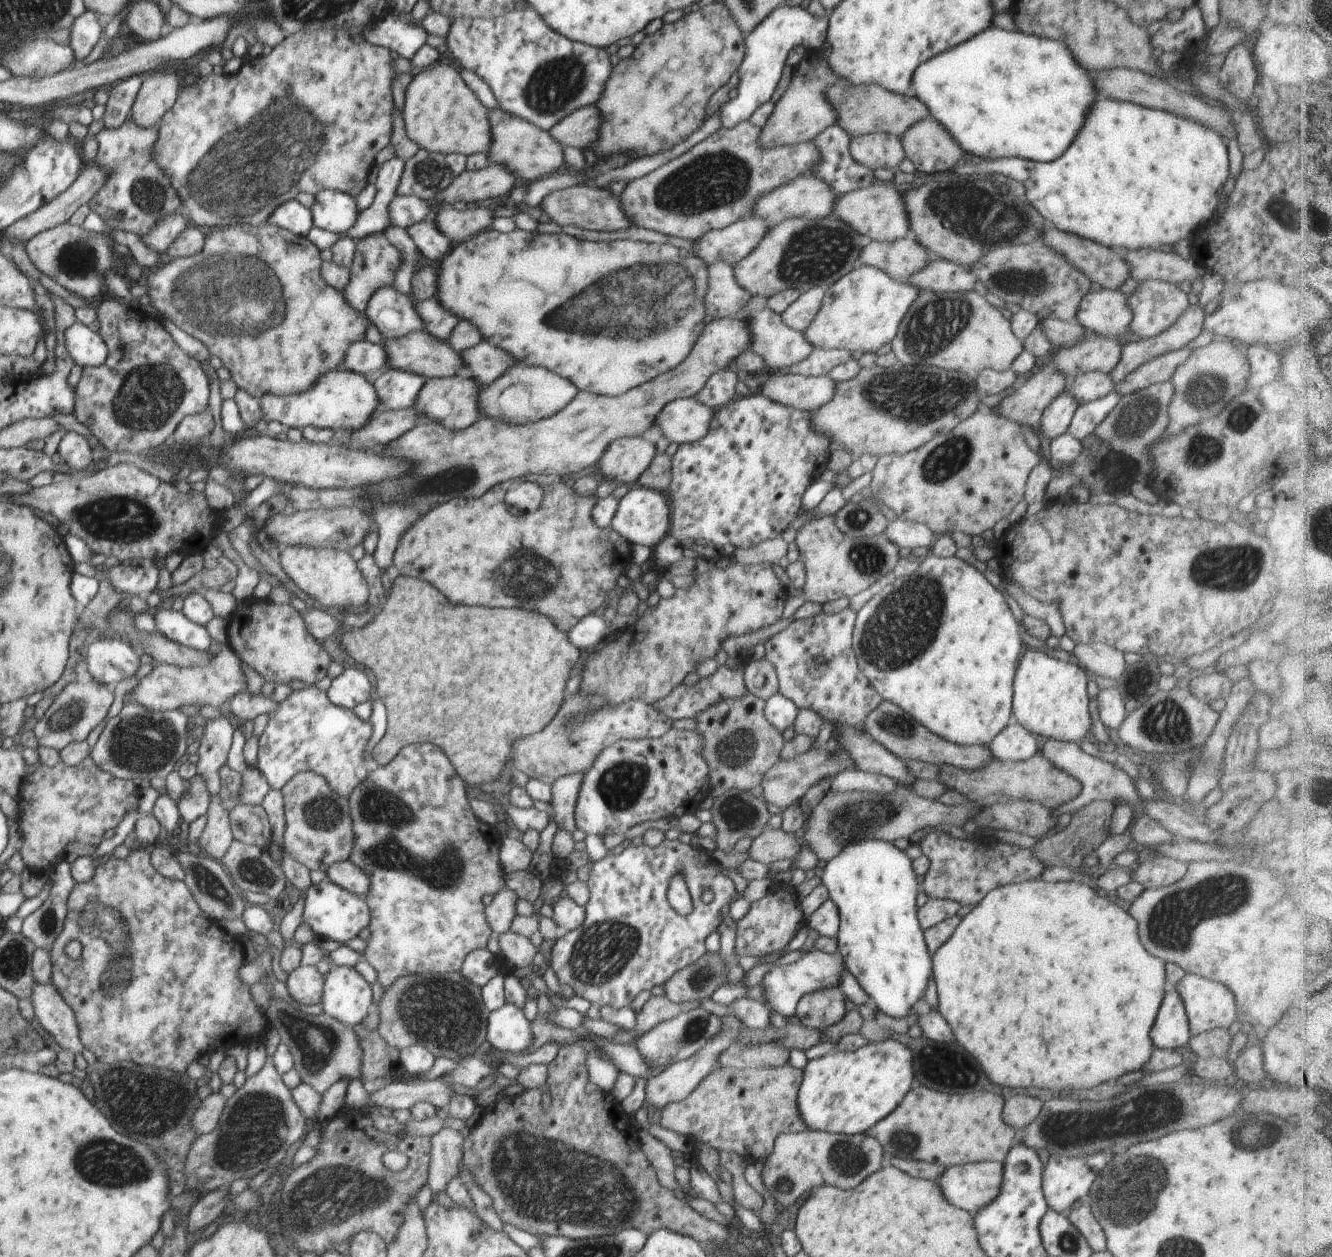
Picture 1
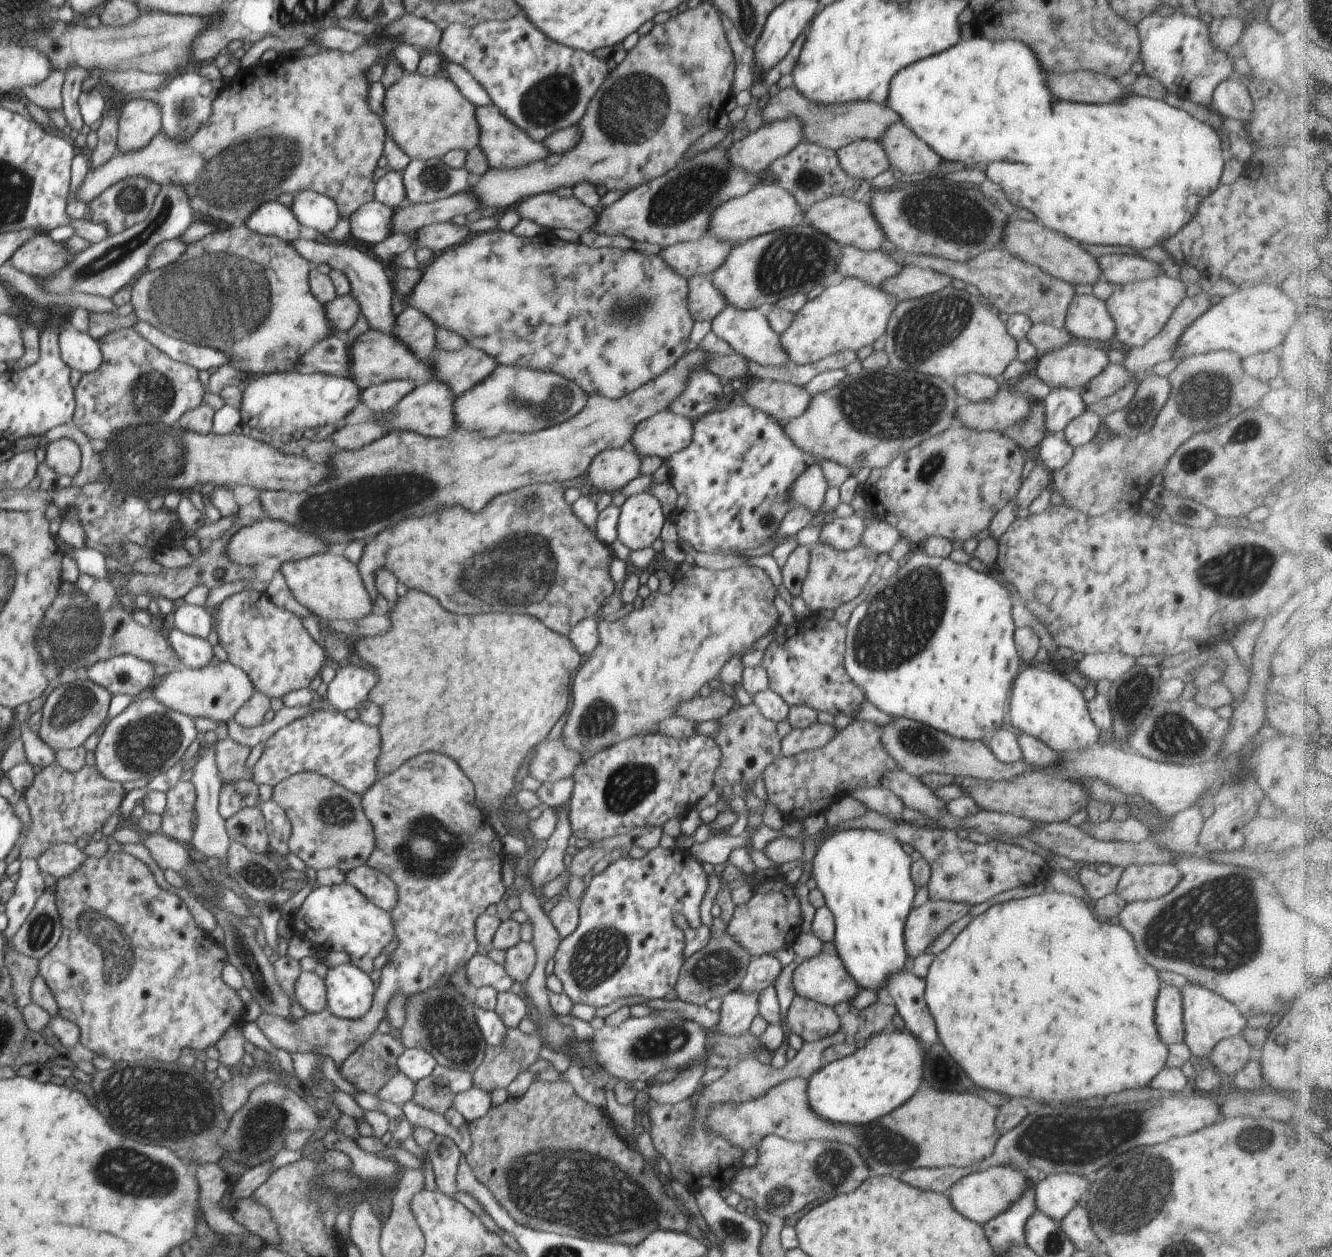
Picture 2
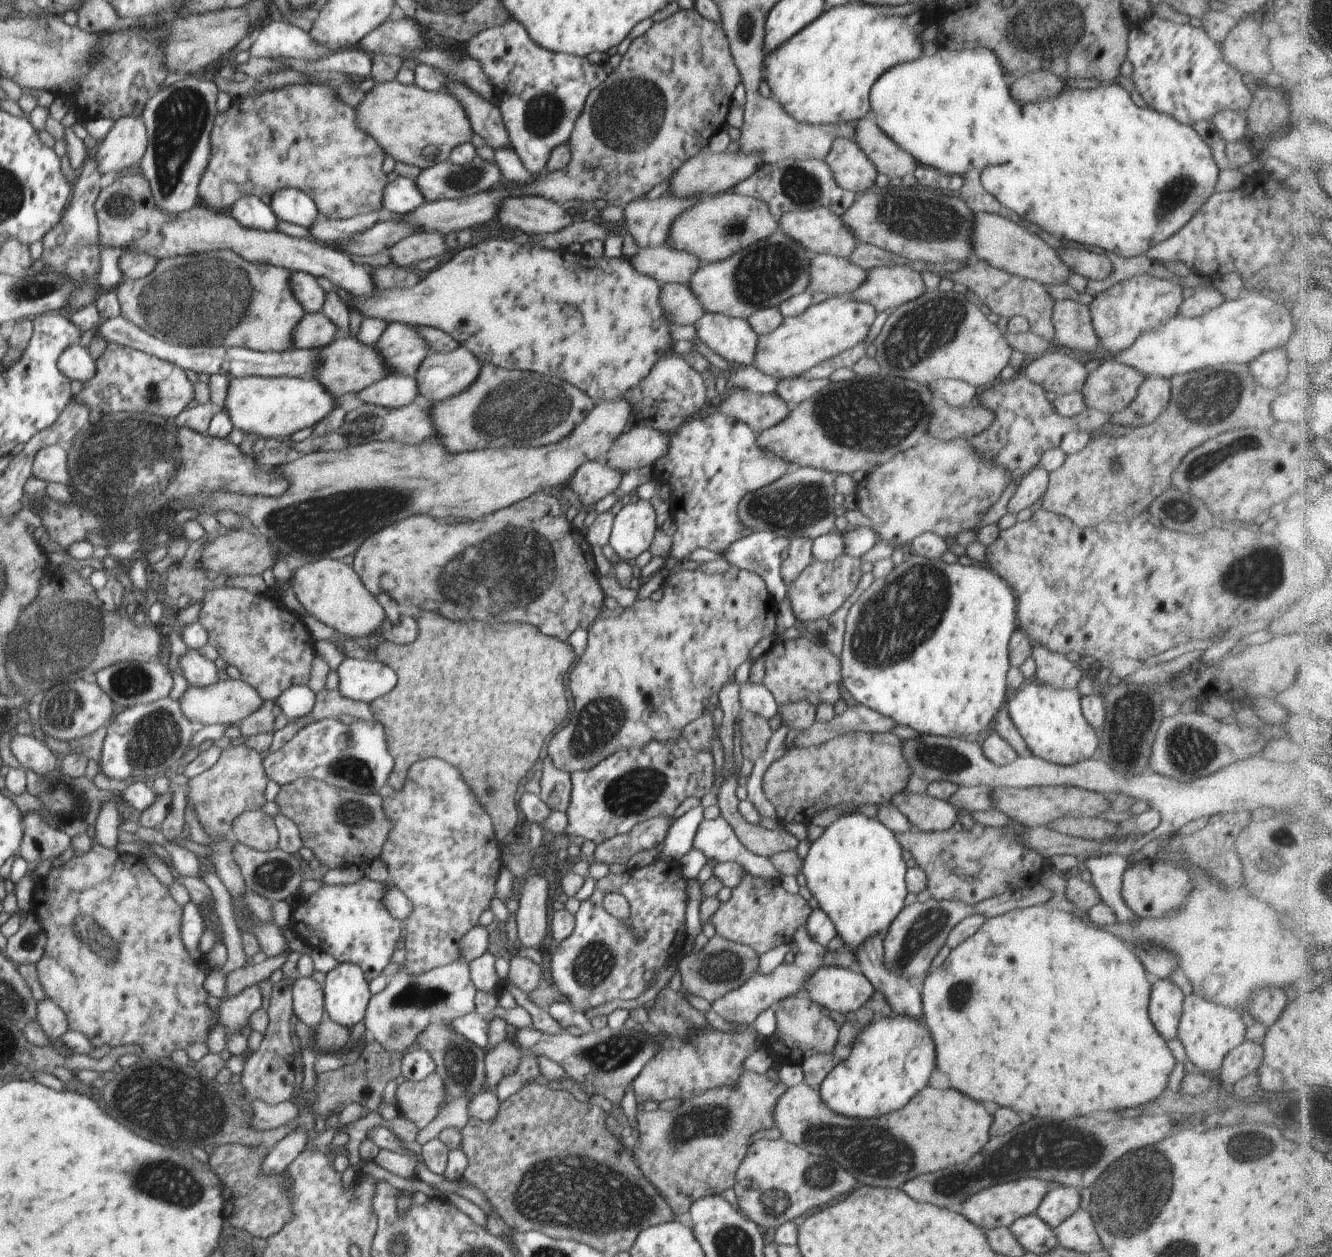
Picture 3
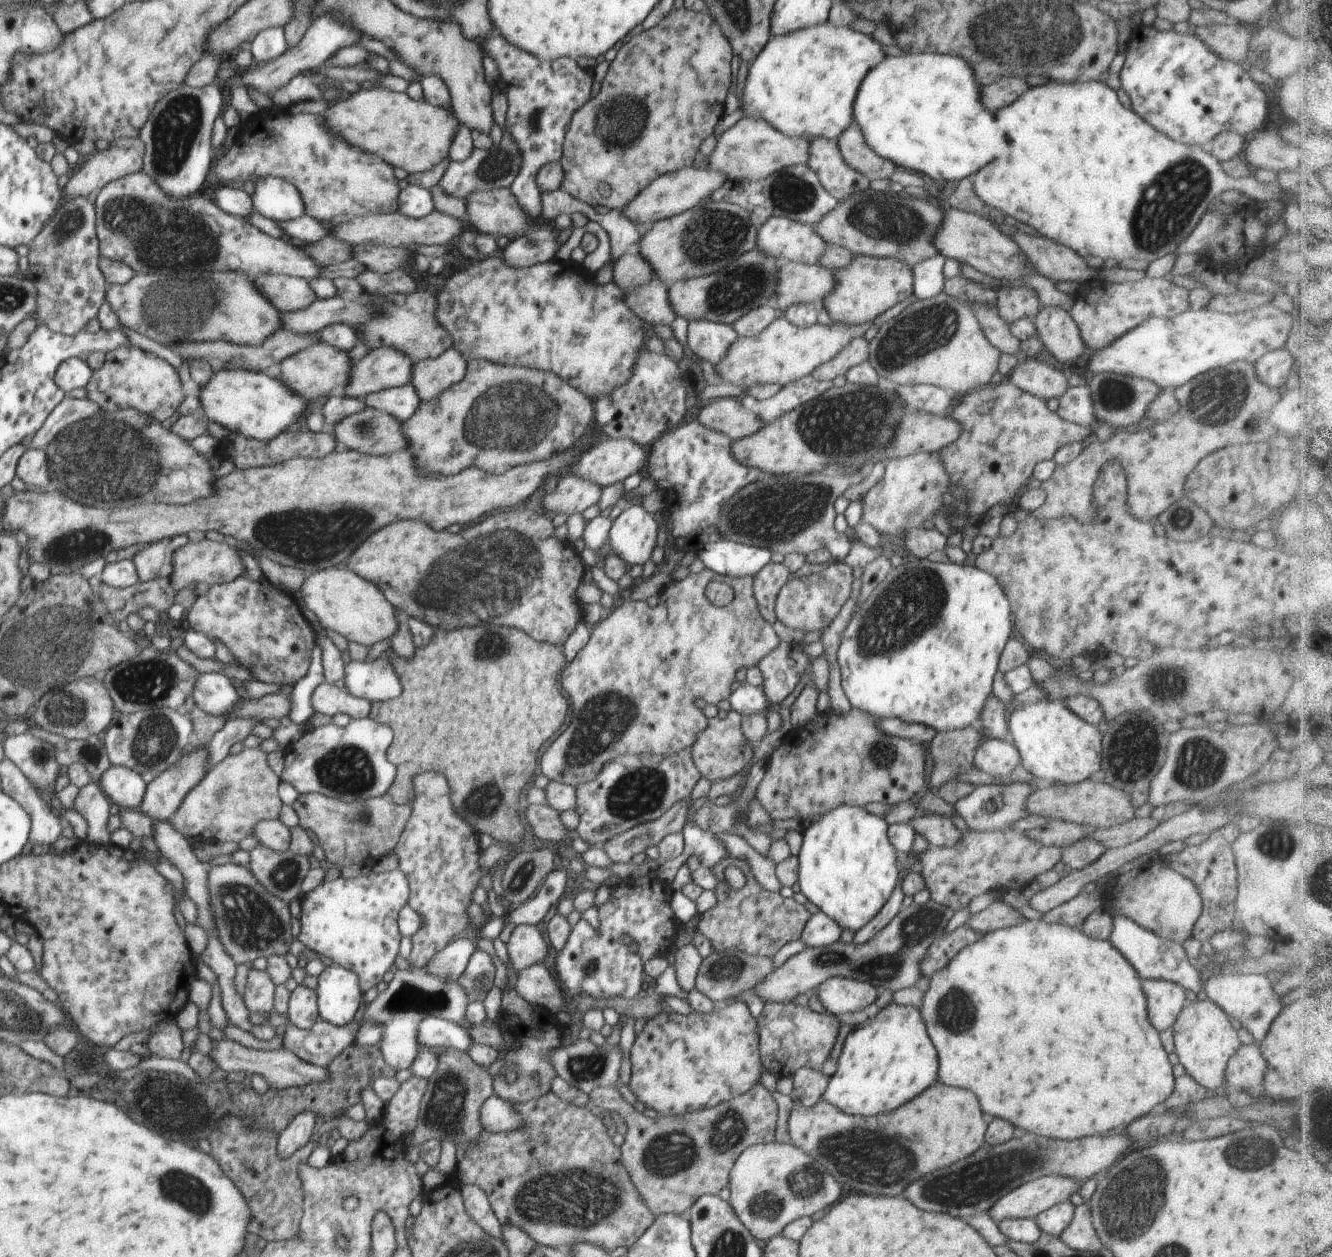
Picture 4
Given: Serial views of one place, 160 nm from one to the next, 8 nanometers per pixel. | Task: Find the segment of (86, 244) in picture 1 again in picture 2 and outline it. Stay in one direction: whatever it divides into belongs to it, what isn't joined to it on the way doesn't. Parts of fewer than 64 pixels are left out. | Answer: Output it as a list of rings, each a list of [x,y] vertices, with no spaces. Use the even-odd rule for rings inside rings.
[[[48,233],[38,234],[22,244],[10,262],[12,267],[32,277],[50,278],[60,272],[76,254],[65,248],[65,242],[56,242]]]

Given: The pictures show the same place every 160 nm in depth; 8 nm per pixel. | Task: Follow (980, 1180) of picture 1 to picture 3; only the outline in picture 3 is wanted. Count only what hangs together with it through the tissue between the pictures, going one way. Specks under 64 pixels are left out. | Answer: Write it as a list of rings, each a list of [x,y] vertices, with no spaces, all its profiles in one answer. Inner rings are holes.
[[[1039,1177],[1019,1178],[1017,1181],[1007,1181],[978,1191],[963,1202],[961,1213],[984,1231],[995,1228],[1009,1227],[1015,1220],[1036,1213],[1047,1192],[1050,1192],[1050,1182]]]

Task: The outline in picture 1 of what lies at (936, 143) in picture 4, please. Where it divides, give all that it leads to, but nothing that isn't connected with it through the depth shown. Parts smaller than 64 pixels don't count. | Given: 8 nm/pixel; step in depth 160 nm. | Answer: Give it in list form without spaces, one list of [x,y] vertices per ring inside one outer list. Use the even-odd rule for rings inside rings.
[[[990,27],[980,34],[976,34],[973,38],[970,38],[967,42],[952,48],[938,56],[928,60],[924,64],[920,64],[916,70],[914,70],[914,76],[912,76],[912,90],[911,94],[914,94],[918,100],[922,100],[922,104],[926,102],[926,108],[930,110],[930,117],[934,118],[938,124],[942,124],[948,134],[952,136],[952,140],[964,150],[966,153],[970,153],[974,156],[979,156],[983,159],[1000,159],[1008,156],[1022,156],[1026,160],[1038,160],[1038,162],[1050,162],[1050,160],[1057,160],[1062,156],[1062,152],[1066,152],[1068,144],[1074,142],[1074,138],[1078,136],[1078,132],[1082,130],[1082,126],[1086,124],[1086,119],[1090,116],[1090,108],[1094,106],[1094,102],[1098,102],[1098,92],[1094,88],[1094,82],[1092,82],[1092,73],[1086,68],[1082,68],[1078,64],[1078,58],[1074,58],[1072,50],[1066,46],[1066,42],[1060,42],[1060,40],[1049,40],[1045,37],[1038,37],[1034,34],[1025,34],[1021,31],[1008,32],[996,27]]]

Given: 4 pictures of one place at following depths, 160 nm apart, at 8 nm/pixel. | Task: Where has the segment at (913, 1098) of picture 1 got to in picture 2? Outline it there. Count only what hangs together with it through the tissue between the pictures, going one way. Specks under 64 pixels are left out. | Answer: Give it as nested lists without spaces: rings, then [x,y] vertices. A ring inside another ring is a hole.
[[[790,1078],[770,1088],[762,1098],[746,1100],[742,1104],[726,1102],[712,1106],[710,1114],[706,1116],[706,1130],[726,1138],[744,1152],[750,1148],[760,1148],[760,1142],[768,1135],[777,1135],[795,1143],[817,1140],[844,1147],[851,1144],[870,1168],[870,1176],[892,1174],[896,1178],[900,1172],[922,1166],[976,1166],[993,1153],[1001,1135],[994,1124],[998,1108],[972,1094],[944,1092],[923,1083],[909,1098],[910,1102],[893,1110],[890,1116],[882,1116],[868,1124],[847,1125],[834,1124],[815,1114],[806,1097],[808,1084],[808,1080]],[[912,1118],[920,1120],[918,1128]]]

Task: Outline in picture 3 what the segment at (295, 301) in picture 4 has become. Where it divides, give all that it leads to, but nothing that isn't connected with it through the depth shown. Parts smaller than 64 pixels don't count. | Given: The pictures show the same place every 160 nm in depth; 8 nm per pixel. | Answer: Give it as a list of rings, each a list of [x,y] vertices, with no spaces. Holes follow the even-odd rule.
[[[292,271],[289,278],[292,294],[306,313],[320,313],[327,298],[327,294],[318,285],[316,279],[302,271]]]

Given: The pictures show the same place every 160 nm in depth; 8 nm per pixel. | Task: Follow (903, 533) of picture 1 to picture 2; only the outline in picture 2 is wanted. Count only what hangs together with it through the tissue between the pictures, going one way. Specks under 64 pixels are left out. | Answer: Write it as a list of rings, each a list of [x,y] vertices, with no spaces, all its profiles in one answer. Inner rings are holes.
[[[875,516],[866,519],[866,530],[862,534],[861,544],[882,554],[882,552],[890,552],[901,538],[900,532],[894,526]]]

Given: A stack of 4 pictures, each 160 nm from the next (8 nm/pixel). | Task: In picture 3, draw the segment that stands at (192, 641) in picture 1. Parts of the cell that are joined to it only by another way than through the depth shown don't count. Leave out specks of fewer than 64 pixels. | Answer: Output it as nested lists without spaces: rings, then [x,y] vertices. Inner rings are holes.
[[[188,650],[182,655],[178,670],[186,678],[190,687],[204,687],[216,684],[218,669],[214,662],[201,656],[198,651]]]

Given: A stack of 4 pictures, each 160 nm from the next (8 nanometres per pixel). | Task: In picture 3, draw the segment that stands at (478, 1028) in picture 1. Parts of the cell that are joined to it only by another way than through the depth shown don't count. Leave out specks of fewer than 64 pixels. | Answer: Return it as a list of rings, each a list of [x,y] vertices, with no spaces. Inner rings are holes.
[[[430,1023],[420,1034],[418,1040],[420,1046],[434,1059],[435,1073],[442,1079],[444,1090],[446,1090],[445,1103],[467,1097],[467,1104],[471,1098],[478,1093],[484,1085],[484,1050],[469,1040],[458,1036],[448,1023]]]

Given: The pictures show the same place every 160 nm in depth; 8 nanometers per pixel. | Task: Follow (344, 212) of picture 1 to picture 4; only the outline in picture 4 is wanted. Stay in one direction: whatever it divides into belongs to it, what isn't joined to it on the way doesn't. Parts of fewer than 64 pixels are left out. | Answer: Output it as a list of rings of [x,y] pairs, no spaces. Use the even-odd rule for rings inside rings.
[[[260,177],[251,197],[253,210],[276,222],[292,220],[305,213],[300,191],[282,177]]]

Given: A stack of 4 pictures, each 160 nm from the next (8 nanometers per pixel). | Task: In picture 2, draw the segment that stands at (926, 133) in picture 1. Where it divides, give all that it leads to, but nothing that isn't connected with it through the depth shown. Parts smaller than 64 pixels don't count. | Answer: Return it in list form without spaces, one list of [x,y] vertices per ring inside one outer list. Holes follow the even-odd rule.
[[[900,121],[891,124],[878,142],[887,154],[892,171],[920,174],[938,169],[942,160],[923,140]]]

